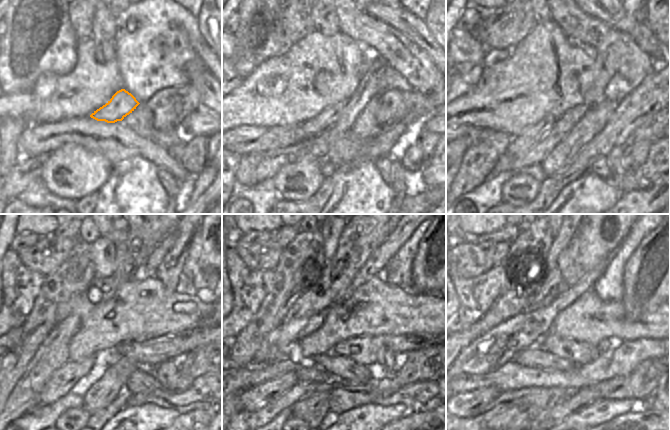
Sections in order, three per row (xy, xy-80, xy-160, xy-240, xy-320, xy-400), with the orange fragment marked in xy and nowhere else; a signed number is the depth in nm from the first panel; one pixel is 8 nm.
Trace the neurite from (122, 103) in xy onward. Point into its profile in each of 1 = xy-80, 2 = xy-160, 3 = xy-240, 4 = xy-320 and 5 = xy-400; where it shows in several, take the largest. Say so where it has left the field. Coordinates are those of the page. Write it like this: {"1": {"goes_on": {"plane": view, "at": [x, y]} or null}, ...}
{"1": {"goes_on": {"plane": "xy-80", "at": [326, 118]}}, "2": {"goes_on": {"plane": "xy-160", "at": [531, 135]}}, "3": {"goes_on": {"plane": "xy-240", "at": [61, 382]}}, "4": {"goes_on": {"plane": "xy-320", "at": [252, 399]}}, "5": {"goes_on": {"plane": "xy-400", "at": [467, 404]}}}

